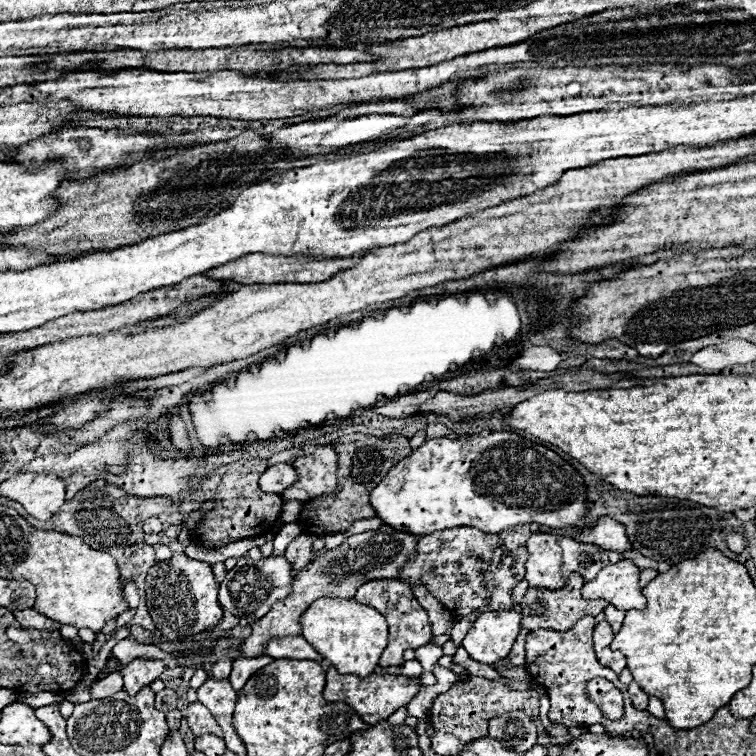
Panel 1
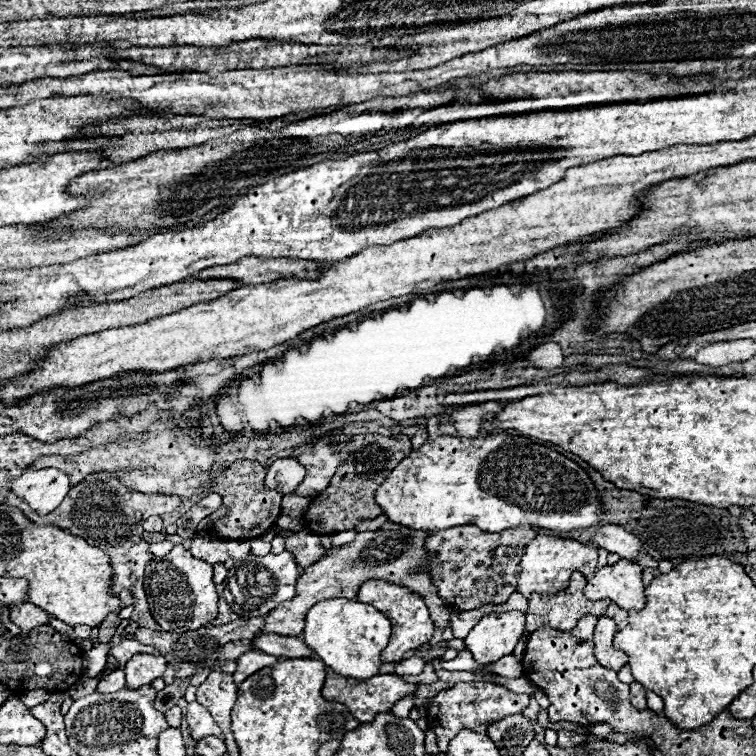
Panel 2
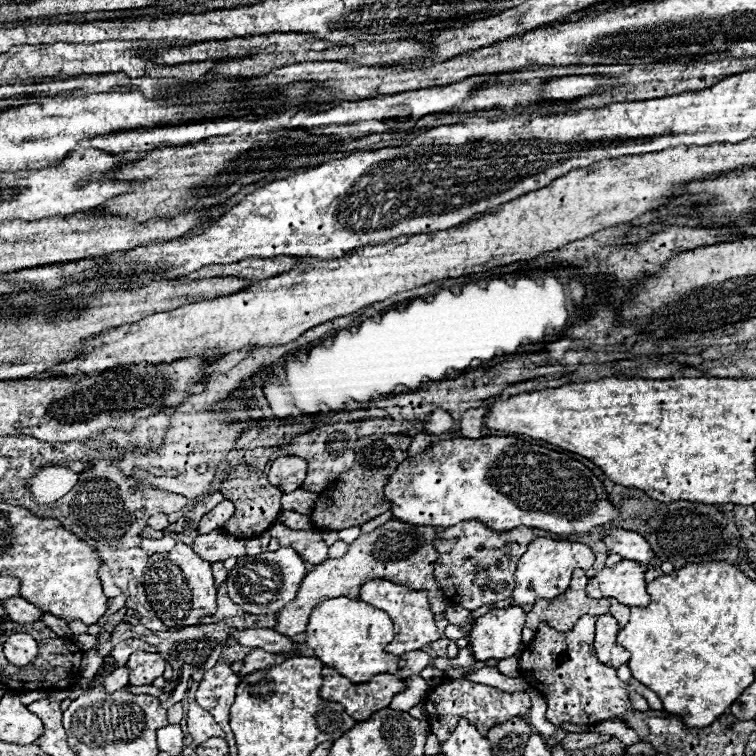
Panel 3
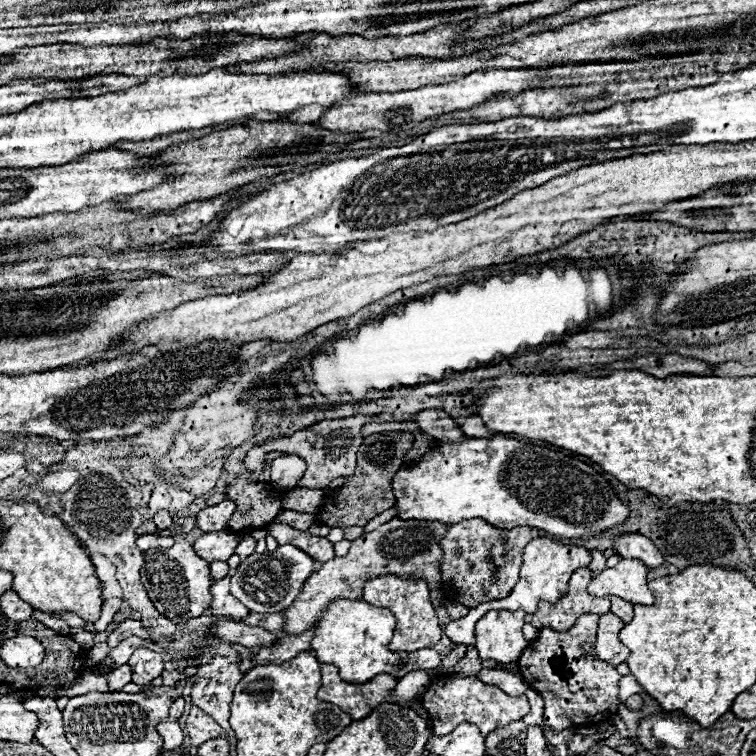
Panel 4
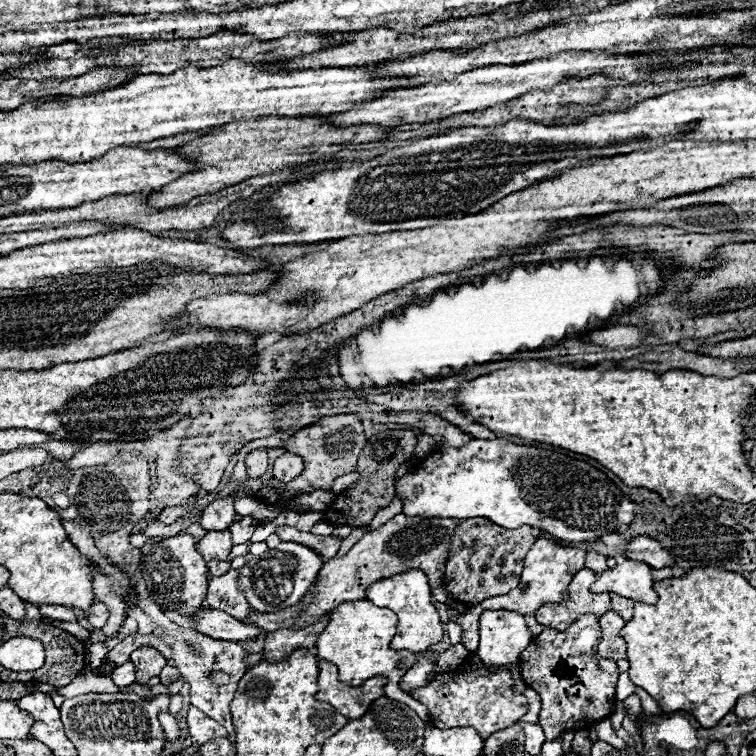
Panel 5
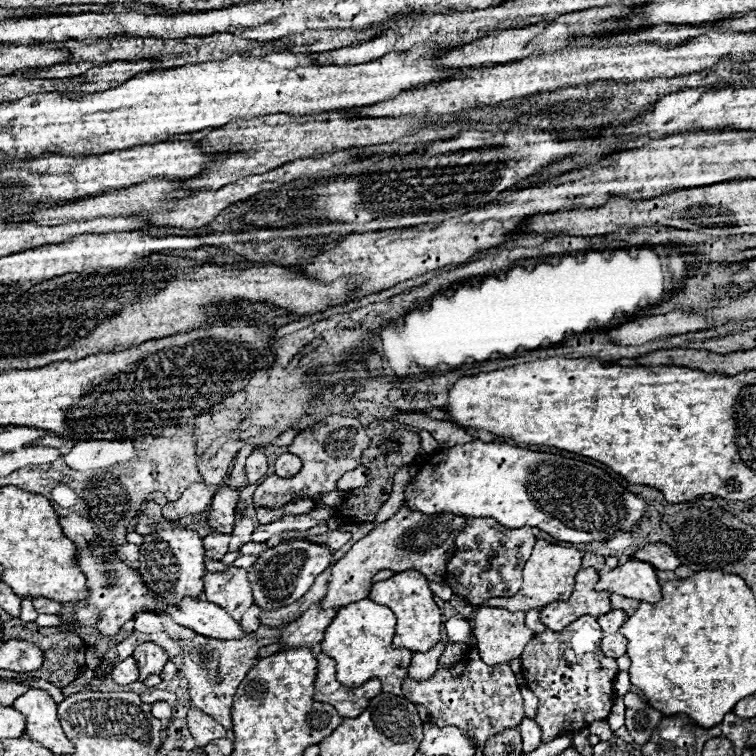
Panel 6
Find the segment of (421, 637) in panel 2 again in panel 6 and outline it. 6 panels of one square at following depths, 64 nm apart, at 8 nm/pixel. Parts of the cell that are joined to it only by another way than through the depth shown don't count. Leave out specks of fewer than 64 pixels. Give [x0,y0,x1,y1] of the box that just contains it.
[368,570,442,652]

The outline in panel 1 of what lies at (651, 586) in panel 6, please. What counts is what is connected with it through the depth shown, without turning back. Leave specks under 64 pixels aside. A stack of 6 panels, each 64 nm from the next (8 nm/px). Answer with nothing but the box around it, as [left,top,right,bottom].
[582,560,646,610]

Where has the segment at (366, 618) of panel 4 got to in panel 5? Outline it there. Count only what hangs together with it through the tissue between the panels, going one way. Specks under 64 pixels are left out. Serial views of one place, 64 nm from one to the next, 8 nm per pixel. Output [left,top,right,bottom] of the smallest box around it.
[316,600,421,690]

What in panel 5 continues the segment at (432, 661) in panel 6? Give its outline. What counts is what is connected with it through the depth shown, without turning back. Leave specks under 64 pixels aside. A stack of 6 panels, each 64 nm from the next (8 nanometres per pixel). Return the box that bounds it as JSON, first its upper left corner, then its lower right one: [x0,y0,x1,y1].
[400,658,434,694]

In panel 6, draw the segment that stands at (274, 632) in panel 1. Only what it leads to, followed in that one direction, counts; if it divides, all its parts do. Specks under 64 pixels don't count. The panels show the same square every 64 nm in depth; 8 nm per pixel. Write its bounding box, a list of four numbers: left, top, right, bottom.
[320,506,466,608]

